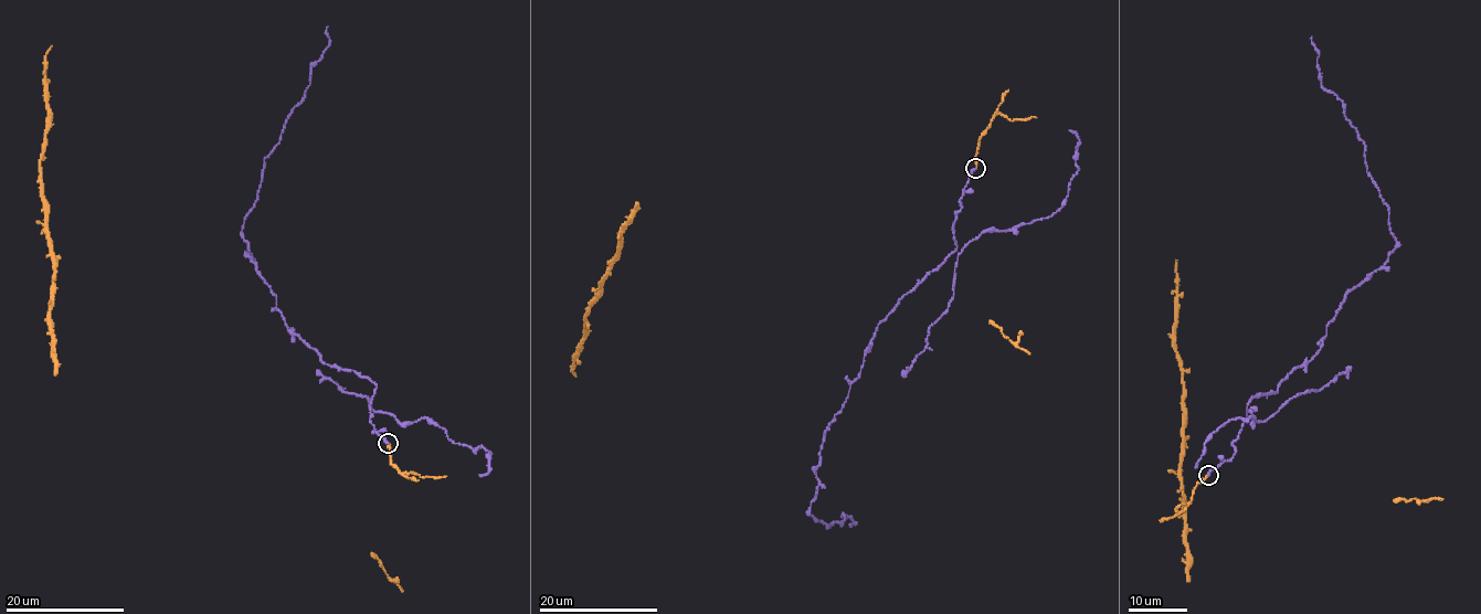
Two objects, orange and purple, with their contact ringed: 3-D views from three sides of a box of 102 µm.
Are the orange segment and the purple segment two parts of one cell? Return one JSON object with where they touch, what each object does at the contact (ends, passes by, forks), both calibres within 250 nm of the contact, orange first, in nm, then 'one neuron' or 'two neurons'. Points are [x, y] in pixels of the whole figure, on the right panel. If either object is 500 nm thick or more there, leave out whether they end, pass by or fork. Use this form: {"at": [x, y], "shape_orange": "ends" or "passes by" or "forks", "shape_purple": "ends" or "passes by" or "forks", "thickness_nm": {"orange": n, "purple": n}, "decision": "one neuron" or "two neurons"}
{"at": [1208, 475], "shape_orange": "ends", "shape_purple": "ends", "thickness_nm": {"orange": 160, "purple": 260}, "decision": "one neuron"}

